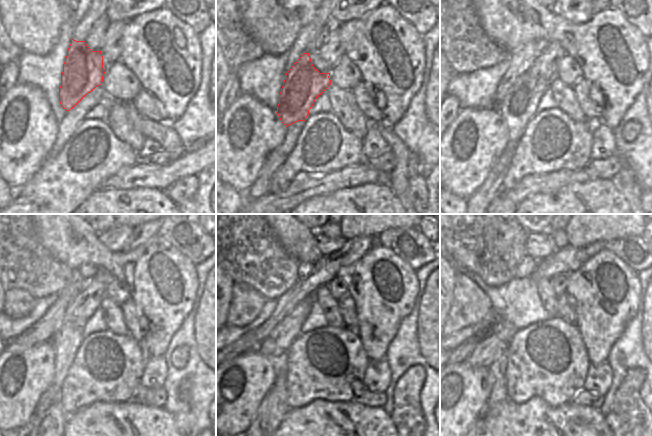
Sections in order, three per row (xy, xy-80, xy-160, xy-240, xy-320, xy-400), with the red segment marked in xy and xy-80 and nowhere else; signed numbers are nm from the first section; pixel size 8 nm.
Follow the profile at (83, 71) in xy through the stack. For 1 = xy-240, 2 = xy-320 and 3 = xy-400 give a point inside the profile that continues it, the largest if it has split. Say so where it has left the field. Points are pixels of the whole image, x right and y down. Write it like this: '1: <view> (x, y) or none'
1: xy-240 (66, 341)
2: xy-320 (260, 417)
3: xy-400 (481, 417)

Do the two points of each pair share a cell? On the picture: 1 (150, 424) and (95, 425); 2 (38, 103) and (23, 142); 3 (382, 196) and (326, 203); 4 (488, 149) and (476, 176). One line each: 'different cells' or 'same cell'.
1: same cell
2: same cell
3: same cell
4: same cell

